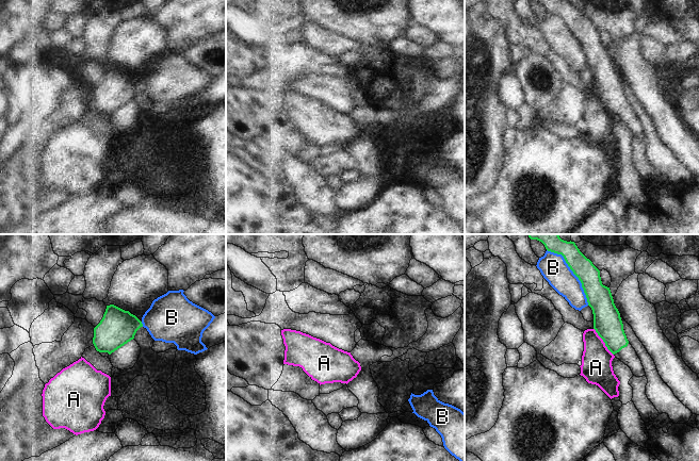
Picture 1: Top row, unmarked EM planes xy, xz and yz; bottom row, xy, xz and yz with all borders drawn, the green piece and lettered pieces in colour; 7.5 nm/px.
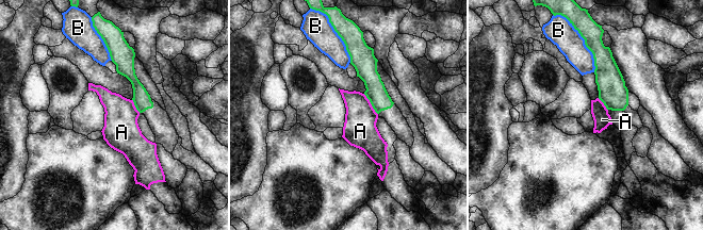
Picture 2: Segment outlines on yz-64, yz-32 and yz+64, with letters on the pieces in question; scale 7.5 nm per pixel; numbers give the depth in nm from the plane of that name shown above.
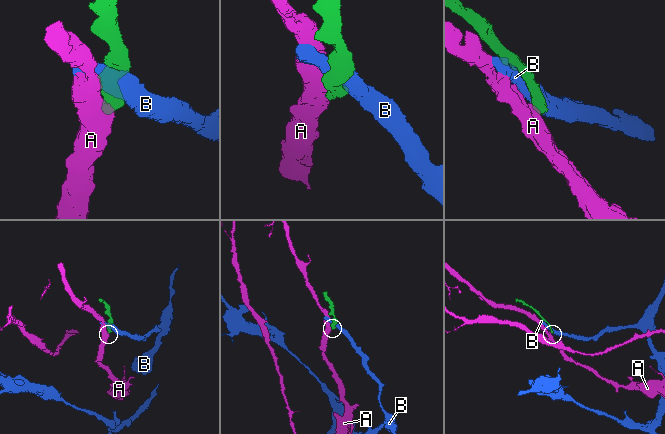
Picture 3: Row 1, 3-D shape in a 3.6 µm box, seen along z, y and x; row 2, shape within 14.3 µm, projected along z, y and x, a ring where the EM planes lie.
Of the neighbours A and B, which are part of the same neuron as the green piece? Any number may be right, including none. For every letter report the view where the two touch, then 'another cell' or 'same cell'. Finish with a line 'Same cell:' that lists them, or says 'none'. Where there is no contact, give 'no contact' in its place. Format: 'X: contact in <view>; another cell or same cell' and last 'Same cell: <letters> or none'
A: contact in yz; another cell
B: contact in yz; another cell
Same cell: none

